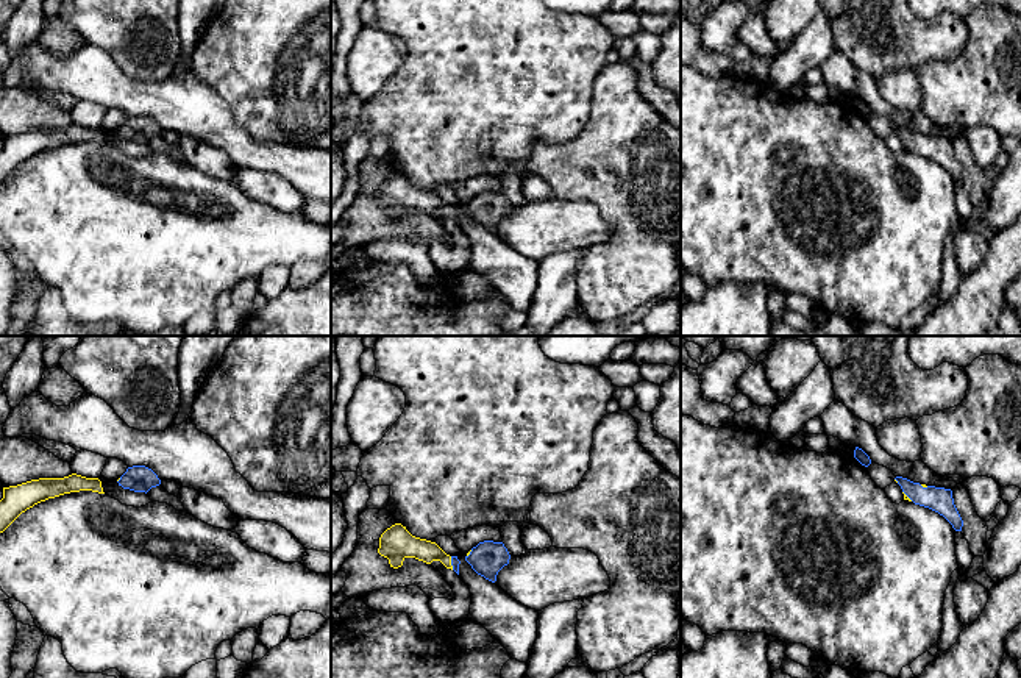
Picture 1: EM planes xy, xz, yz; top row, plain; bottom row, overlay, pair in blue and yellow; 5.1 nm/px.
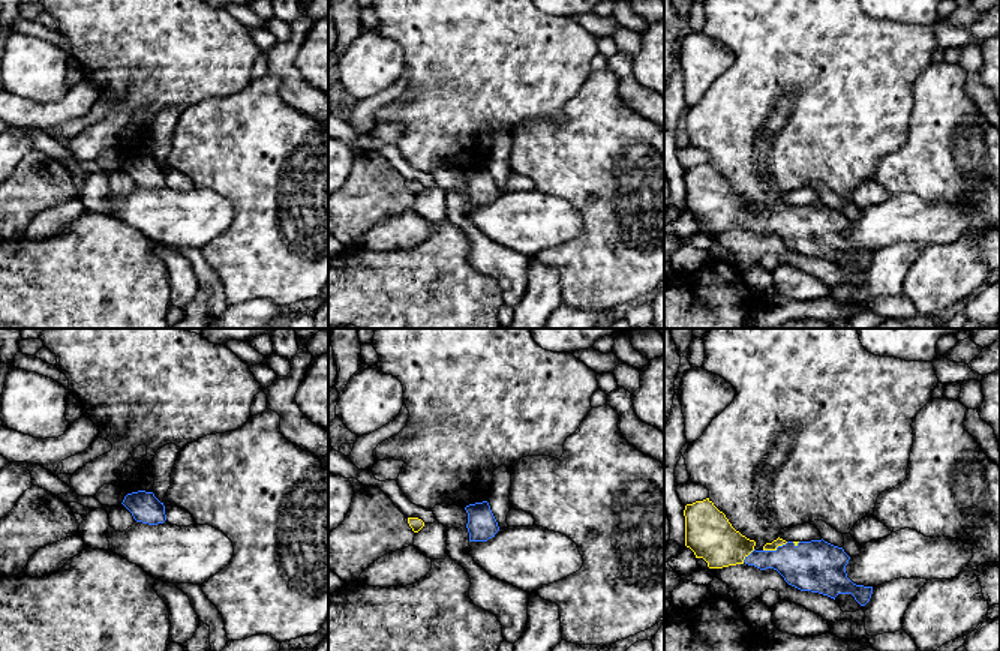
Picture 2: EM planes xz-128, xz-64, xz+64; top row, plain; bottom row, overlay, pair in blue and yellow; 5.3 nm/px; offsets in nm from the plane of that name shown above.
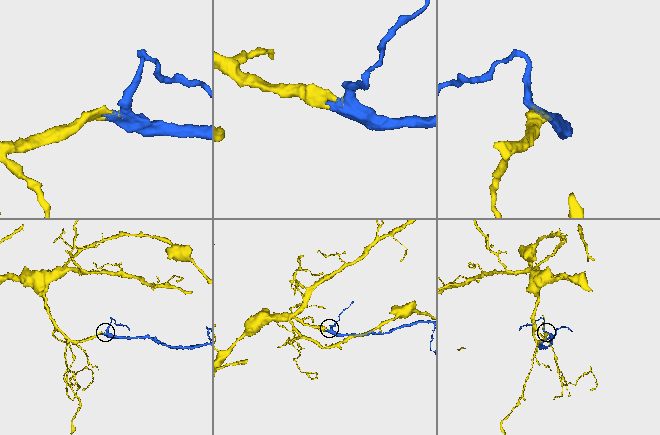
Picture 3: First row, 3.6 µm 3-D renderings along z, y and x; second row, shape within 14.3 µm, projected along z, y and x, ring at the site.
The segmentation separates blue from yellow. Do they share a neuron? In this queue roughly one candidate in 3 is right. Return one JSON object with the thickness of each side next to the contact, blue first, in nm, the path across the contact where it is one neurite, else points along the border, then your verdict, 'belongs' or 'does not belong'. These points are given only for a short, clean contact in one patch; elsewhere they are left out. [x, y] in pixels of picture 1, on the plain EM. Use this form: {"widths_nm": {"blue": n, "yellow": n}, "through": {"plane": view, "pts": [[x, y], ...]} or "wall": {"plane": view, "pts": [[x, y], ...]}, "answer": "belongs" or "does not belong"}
{"widths_nm": {"blue": 50, "yellow": 130}, "through": {"plane": "xz", "pts": [[455, 211], [451, 213], [433, 202], [406, 196]]}, "answer": "belongs"}

